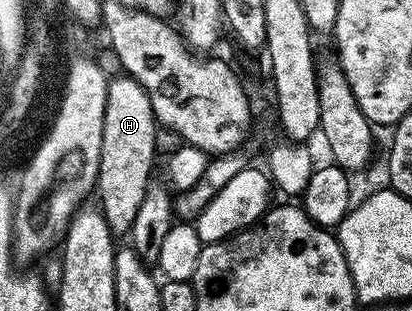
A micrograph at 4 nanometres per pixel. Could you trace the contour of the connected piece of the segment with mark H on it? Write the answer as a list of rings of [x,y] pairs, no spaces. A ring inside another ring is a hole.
[[[118,75],[107,84],[106,110],[104,111],[104,131],[102,132],[102,146],[100,147],[100,171],[98,172],[98,184],[96,197],[102,200],[100,210],[107,225],[115,238],[127,236],[136,219],[136,210],[140,208],[140,202],[144,200],[144,191],[152,184],[150,172],[154,169],[156,152],[154,140],[159,126],[152,111],[152,103],[148,99],[146,89],[134,77]]]

